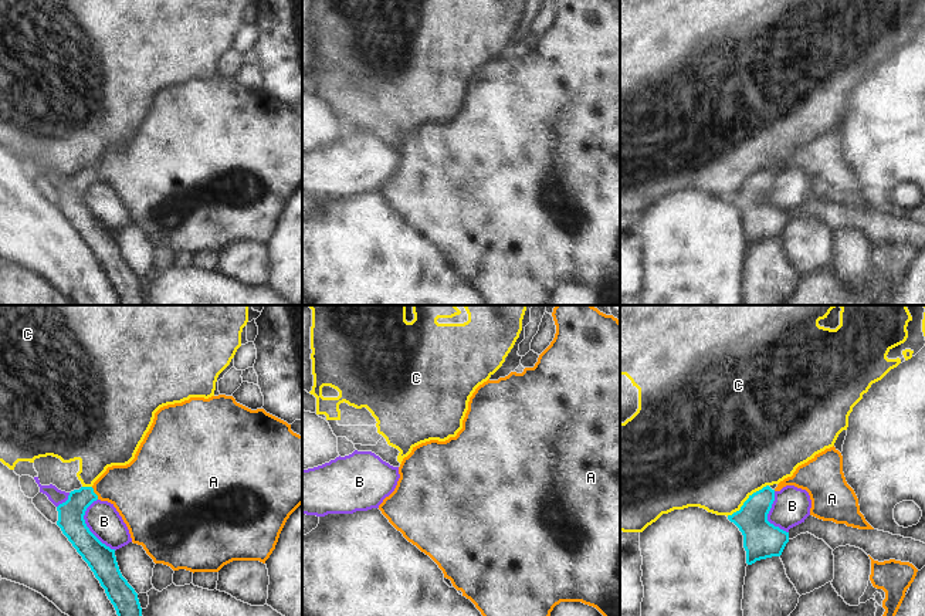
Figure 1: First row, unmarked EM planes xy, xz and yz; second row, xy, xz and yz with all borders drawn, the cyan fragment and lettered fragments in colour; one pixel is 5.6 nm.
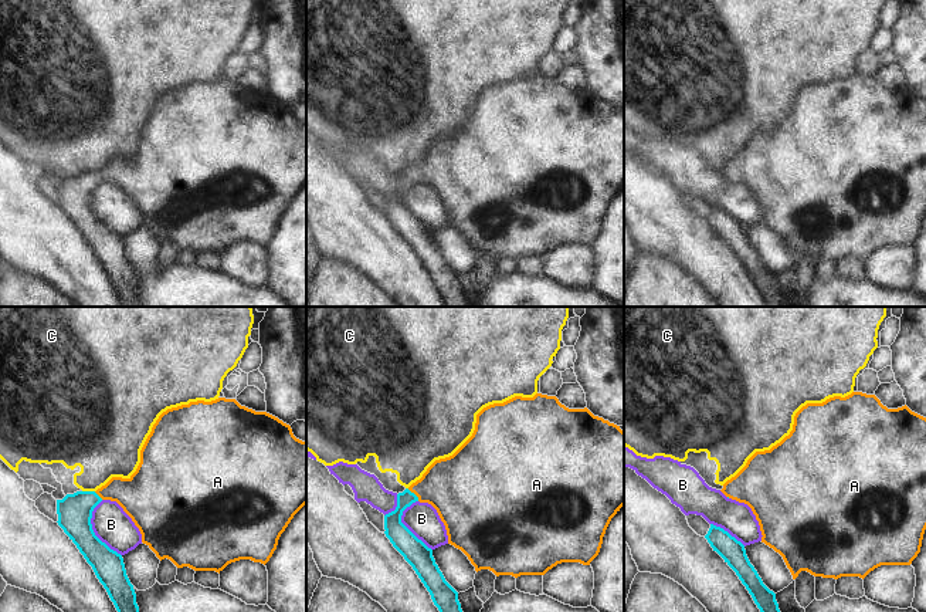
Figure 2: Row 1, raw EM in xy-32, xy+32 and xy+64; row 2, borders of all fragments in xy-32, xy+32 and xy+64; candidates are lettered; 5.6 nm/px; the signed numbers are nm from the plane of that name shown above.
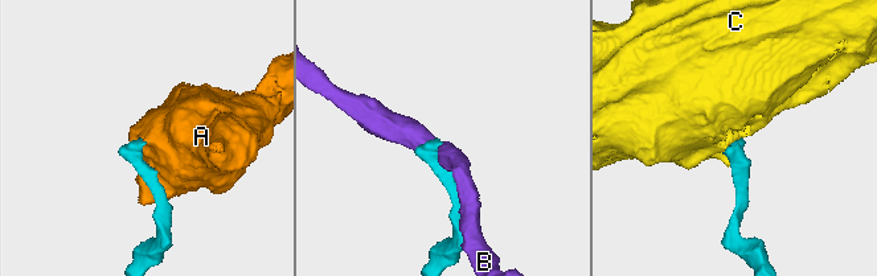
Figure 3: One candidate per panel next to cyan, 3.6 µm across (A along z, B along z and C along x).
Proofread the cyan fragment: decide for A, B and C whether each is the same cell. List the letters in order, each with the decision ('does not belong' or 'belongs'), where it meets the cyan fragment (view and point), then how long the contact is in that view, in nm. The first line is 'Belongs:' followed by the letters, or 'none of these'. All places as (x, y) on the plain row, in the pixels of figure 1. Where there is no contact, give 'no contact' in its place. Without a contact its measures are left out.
Belongs: A
A: belongs; contact xy (94, 175); length 80 nm
B: does not belong; contact xy (87, 209); length 320 nm
C: does not belong; contact yz (746, 182); length 300 nm

